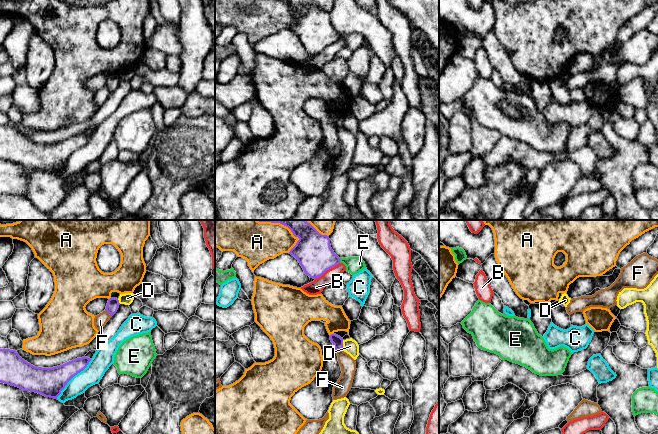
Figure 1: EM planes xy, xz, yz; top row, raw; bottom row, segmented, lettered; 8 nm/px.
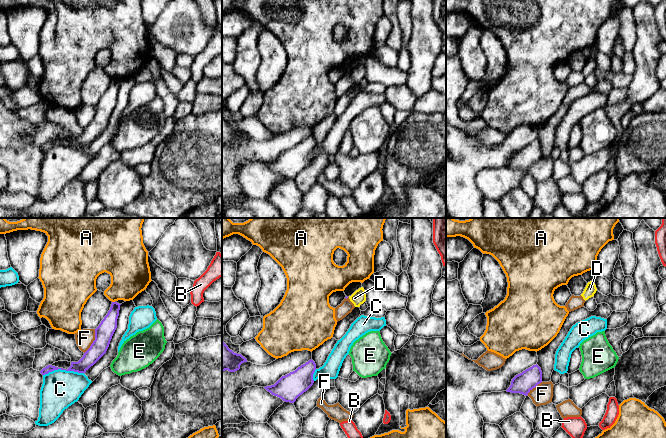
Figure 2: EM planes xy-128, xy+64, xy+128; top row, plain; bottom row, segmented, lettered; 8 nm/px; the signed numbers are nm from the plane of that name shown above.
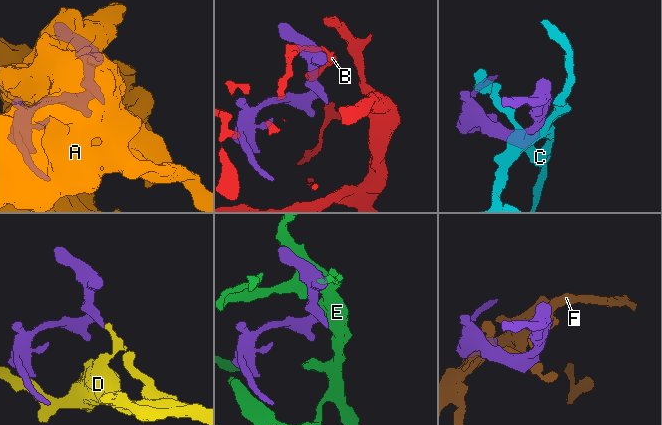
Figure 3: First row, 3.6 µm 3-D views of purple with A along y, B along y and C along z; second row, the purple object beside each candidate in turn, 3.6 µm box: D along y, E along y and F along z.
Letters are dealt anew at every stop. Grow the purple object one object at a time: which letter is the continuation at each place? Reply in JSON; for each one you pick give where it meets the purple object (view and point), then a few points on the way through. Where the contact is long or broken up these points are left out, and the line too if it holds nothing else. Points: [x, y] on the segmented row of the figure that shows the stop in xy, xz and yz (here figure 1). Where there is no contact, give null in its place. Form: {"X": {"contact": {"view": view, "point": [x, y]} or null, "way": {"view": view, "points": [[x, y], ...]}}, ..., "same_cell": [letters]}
{"same_cell": []}

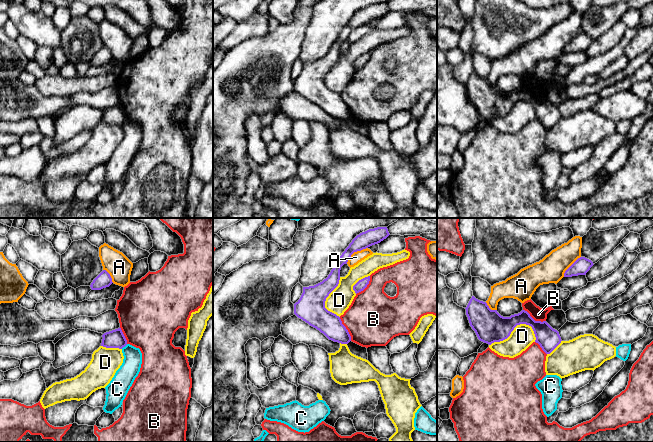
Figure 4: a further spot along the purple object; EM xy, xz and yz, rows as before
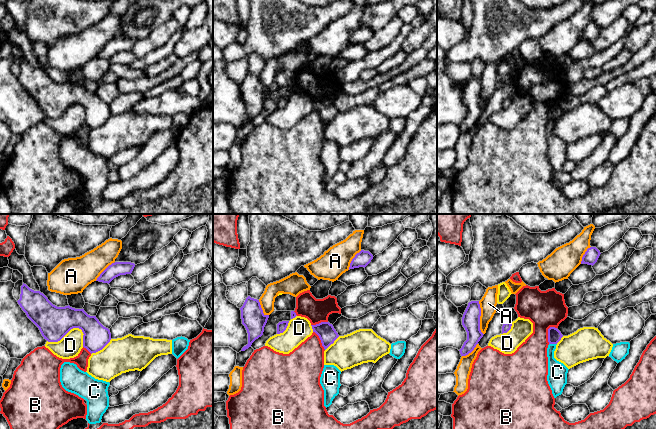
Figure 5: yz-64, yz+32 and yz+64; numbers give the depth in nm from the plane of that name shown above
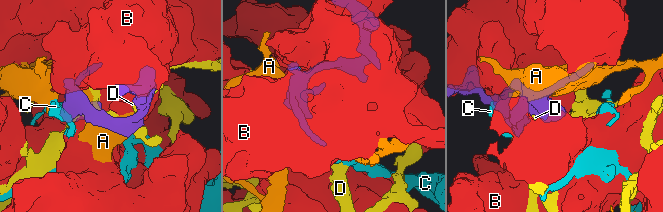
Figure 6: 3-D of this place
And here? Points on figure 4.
{"same_cell": []}

